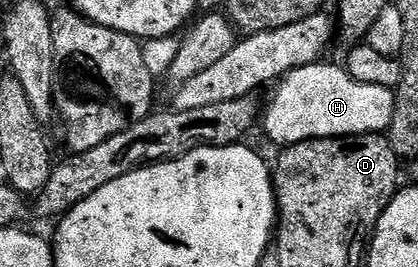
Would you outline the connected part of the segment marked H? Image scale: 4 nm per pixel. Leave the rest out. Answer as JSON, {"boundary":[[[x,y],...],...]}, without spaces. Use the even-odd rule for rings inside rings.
{"boundary":[[[325,64],[292,69],[272,90],[273,98],[263,109],[263,125],[265,121],[265,133],[277,147],[316,137],[364,137],[381,135],[388,130],[397,102],[394,90],[353,81],[340,64]]]}

